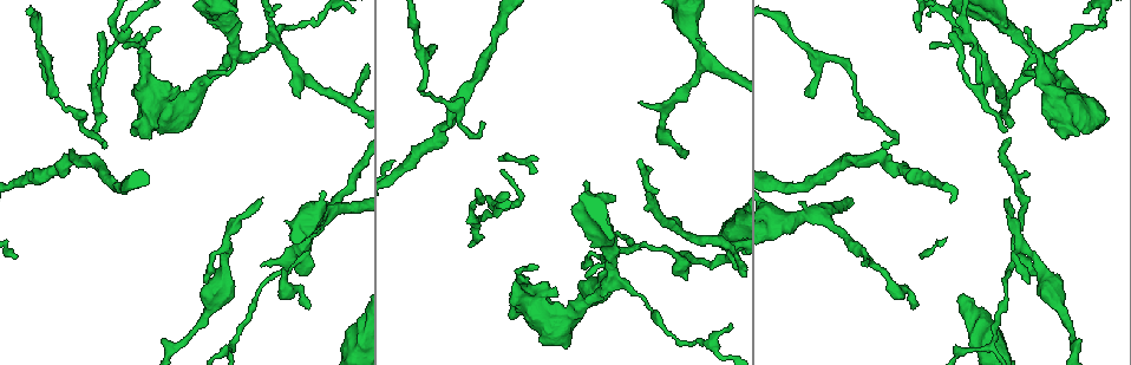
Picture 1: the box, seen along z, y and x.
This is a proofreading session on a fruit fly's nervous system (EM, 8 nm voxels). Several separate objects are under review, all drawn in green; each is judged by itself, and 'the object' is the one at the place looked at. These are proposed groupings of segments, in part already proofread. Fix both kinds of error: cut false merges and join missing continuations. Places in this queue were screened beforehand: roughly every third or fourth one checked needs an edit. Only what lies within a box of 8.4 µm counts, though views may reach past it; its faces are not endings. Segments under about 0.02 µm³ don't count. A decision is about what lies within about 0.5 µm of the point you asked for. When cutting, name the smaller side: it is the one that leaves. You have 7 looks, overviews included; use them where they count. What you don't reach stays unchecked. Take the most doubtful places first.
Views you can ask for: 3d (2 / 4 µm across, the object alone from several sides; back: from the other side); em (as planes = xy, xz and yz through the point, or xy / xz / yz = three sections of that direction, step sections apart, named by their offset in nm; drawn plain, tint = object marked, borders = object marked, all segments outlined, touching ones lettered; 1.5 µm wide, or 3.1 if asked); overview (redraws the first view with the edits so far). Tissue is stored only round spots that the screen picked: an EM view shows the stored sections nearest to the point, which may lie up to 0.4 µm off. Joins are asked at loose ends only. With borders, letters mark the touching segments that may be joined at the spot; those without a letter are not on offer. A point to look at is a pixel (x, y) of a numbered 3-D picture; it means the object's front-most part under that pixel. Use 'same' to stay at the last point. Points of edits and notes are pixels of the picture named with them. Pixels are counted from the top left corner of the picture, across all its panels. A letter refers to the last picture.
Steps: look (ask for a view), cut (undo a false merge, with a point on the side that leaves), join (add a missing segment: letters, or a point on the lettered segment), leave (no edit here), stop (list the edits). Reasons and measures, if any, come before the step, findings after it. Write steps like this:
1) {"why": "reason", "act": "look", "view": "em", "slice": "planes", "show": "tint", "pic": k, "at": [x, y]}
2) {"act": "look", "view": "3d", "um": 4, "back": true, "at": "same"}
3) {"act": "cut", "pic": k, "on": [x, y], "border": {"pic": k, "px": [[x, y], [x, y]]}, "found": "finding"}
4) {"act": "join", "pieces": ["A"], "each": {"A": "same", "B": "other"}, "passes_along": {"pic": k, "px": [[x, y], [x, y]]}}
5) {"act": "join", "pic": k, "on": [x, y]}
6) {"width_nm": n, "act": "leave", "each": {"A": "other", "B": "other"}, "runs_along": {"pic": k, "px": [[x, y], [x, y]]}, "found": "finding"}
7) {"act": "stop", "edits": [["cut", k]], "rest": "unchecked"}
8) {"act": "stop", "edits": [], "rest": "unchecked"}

{"why": "tapers out", "act": "look", "view": "3d", "um": 2, "pic": 1, "at": [262, 203]}

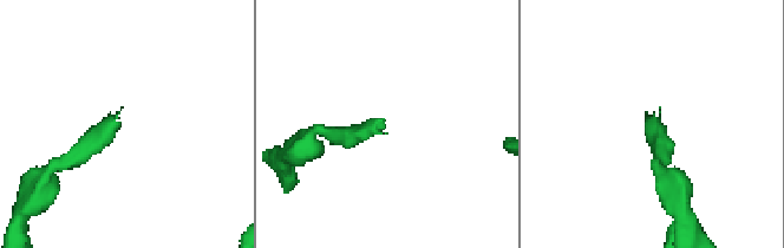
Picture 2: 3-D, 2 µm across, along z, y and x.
{"act": "look", "view": "em", "slice": "planes", "show": "borders", "pic": 2, "at": [660, 115]}

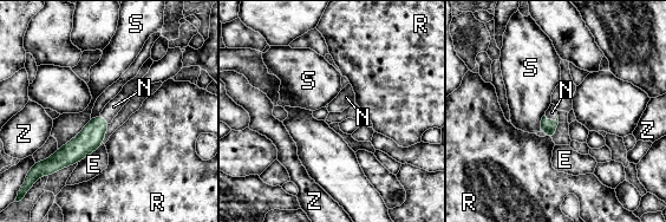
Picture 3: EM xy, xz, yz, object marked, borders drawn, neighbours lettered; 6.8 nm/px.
{"act": "join", "pic": 3, "on": [552, 112], "each": {"E": "other", "N": "same", "R": "other", "S": "other", "Z": "other"}, "passes_along": {"pic": 3, "px": [[548, 128], [552, 121], [552, 112]]}, "found": "it goes on there"}

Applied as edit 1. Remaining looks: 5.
{"act": "look", "view": "overview"}

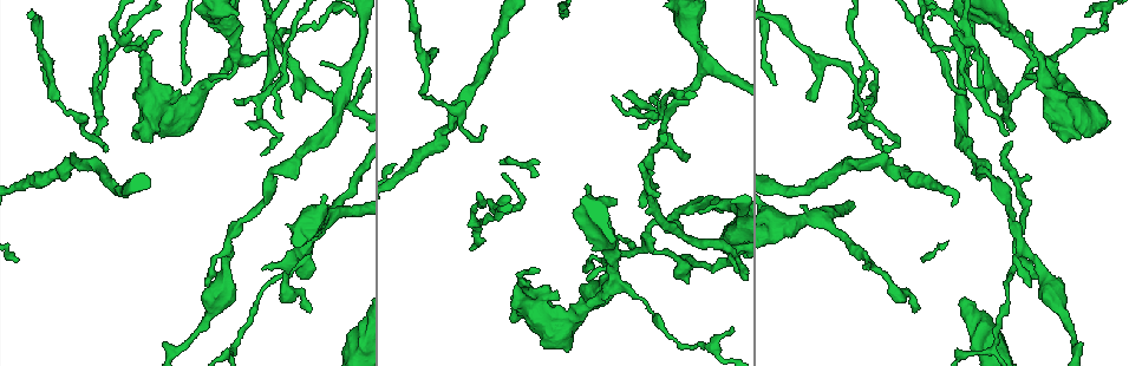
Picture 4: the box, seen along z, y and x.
{"why": "three-way junction", "act": "look", "view": "em", "slice": "planes", "show": "borders", "pic": 4, "at": [611, 285]}

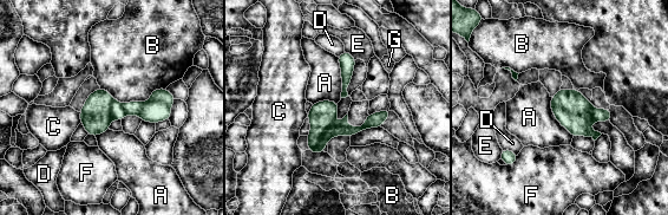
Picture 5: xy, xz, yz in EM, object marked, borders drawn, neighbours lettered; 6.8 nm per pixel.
{"act": "cut", "pic": 5, "on": [342, 129], "each": {"A": "other", "B": "other", "C": "other", "D": "other", "E": "other", "F": "other", "G": "other"}, "border": {"pic": 5, "px": [[332, 125], [309, 150]]}, "found": "a second neuron is stuck on"}

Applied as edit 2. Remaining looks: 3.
{"why": "see it whole again", "act": "look", "view": "overview"}

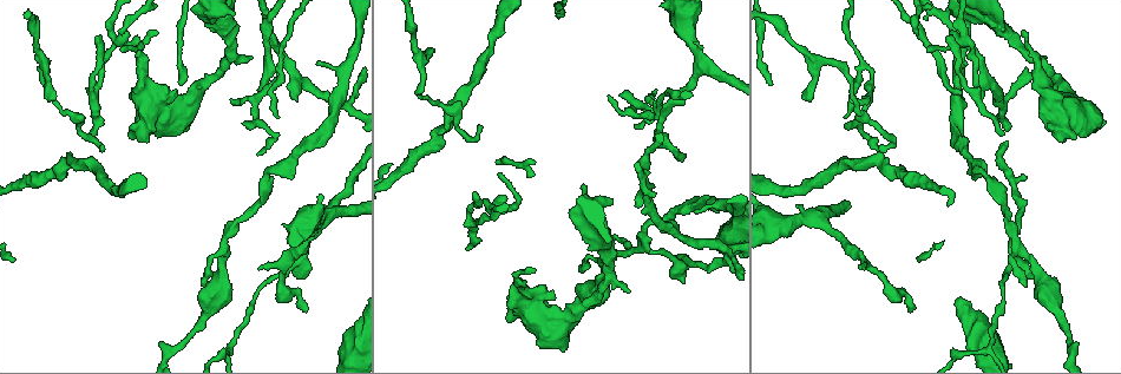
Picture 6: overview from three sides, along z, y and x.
{"why": "thin end", "act": "look", "view": "em", "slice": "planes", "show": "borders", "pic": 6, "at": [257, 154]}

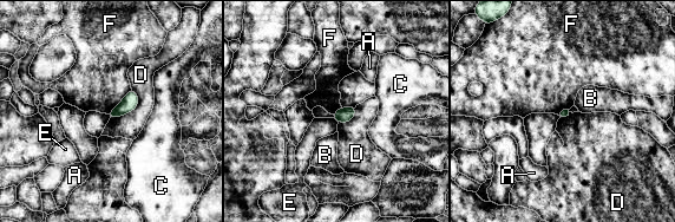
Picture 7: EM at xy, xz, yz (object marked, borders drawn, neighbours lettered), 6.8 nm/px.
{"act": "leave", "each": {"A": "other", "B": "other", "C": "other", "D": "other", "E": "other", "F": "other"}, "found": "no lettered segment goes on from it"}

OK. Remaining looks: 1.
{"act": "stop", "edits": [["join", 3], ["cut", 5]], "rest": "unchecked"}

